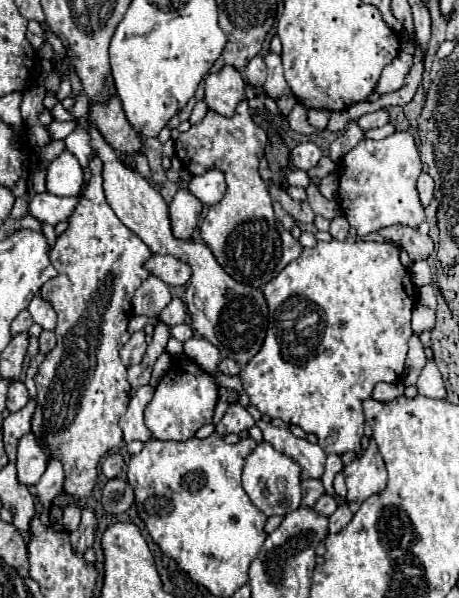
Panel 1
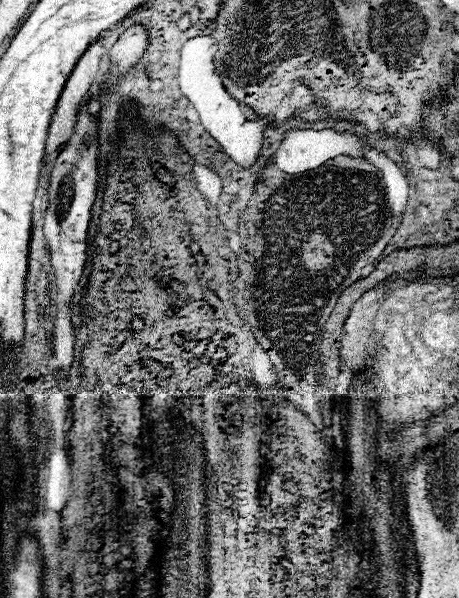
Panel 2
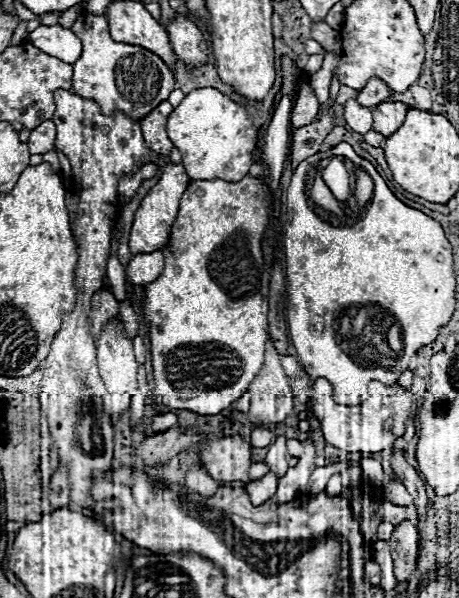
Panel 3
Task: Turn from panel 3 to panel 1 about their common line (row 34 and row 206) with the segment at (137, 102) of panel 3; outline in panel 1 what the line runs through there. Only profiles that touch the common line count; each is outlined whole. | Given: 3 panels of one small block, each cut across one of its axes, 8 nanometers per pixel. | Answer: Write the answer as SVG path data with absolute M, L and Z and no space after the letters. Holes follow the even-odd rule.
M92 154L88 164L92 172L90 184L70 216L70 226L58 236L50 250L50 262L58 274L40 290L42 298L54 306L58 324L54 328L56 346L46 354L44 362L38 366L38 374L34 376L38 396L36 412L32 414L32 434L42 442L48 458L58 458L62 462L64 492L74 498L90 496L98 478L98 462L104 454L122 444L122 428L118 420L126 412L132 386L128 384L126 366L118 356L122 344L120 336L126 332L132 316L132 296L150 276L144 262L152 258L150 248L130 228L126 228L108 206L102 190L102 160Z

